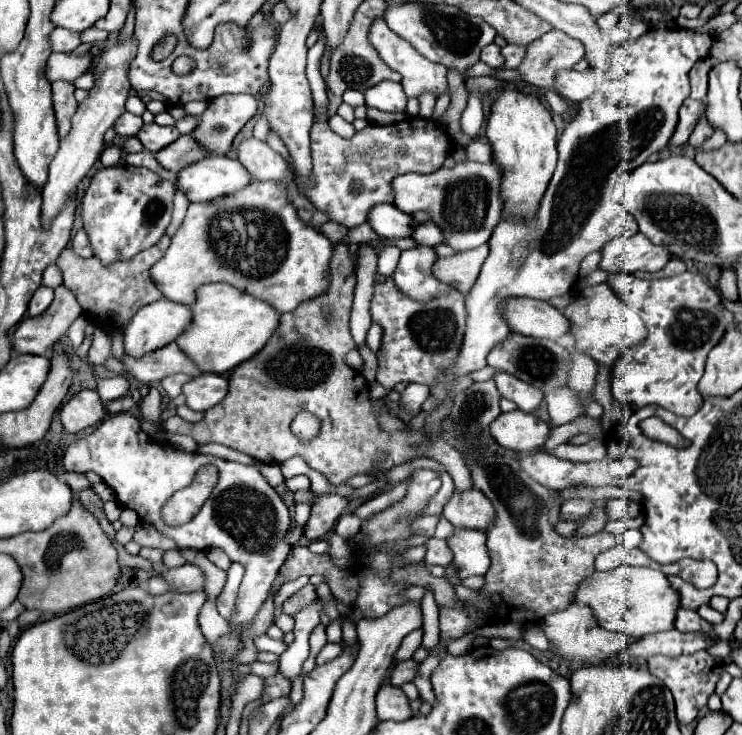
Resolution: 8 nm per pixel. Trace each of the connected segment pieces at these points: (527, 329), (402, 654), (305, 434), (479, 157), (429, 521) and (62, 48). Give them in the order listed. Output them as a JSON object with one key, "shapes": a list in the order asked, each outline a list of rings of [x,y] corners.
{"shapes":[[[[509,298],[503,306],[503,316],[507,324],[511,324],[513,332],[519,332],[531,338],[559,340],[571,330],[571,322],[563,316],[563,312],[559,312],[549,302],[543,302],[543,300]]],[[[421,628],[413,630],[411,634],[407,634],[407,636],[403,638],[403,642],[401,642],[401,648],[399,648],[397,654],[395,654],[395,660],[397,660],[397,662],[399,662],[399,660],[409,660],[409,658],[413,656],[413,652],[421,646],[421,638],[423,638],[423,630],[421,630]]],[[[301,412],[295,416],[293,424],[291,424],[291,430],[297,438],[303,438],[303,440],[309,440],[313,436],[319,434],[319,420],[309,414],[309,412]]],[[[473,140],[467,148],[467,158],[475,162],[491,162],[491,146],[483,144],[479,140]]],[[[423,516],[423,518],[419,518],[419,520],[415,520],[415,522],[413,522],[411,530],[413,530],[415,534],[433,536],[437,522],[439,522],[439,516]]],[[[55,28],[51,34],[49,34],[49,42],[51,42],[51,50],[53,52],[71,52],[75,50],[81,40],[79,40],[79,34],[77,32],[71,32],[71,30],[59,30]]]]}

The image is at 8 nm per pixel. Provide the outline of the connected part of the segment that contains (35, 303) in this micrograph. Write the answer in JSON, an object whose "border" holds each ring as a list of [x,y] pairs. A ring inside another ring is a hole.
{"border":[[[39,286],[37,292],[33,294],[31,302],[29,302],[29,316],[43,314],[49,308],[51,300],[53,300],[53,290],[51,288],[45,288],[45,286]]]}

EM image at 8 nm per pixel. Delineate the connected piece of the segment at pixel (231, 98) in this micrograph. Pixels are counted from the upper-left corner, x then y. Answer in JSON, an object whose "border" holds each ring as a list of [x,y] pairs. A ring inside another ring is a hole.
{"border":[[[227,94],[209,102],[207,110],[191,136],[209,154],[227,154],[237,132],[257,112],[257,100],[251,94]]]}

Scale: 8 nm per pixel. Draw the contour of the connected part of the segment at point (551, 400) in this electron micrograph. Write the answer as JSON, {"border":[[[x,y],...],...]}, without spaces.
{"border":[[[557,388],[547,394],[547,406],[553,426],[567,424],[579,416],[579,400],[575,400],[575,392],[569,388]]]}

